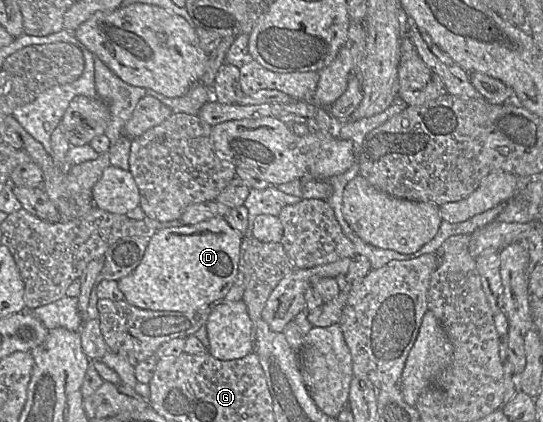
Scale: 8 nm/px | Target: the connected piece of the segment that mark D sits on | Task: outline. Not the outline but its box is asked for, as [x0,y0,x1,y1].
[118,217,244,311]

